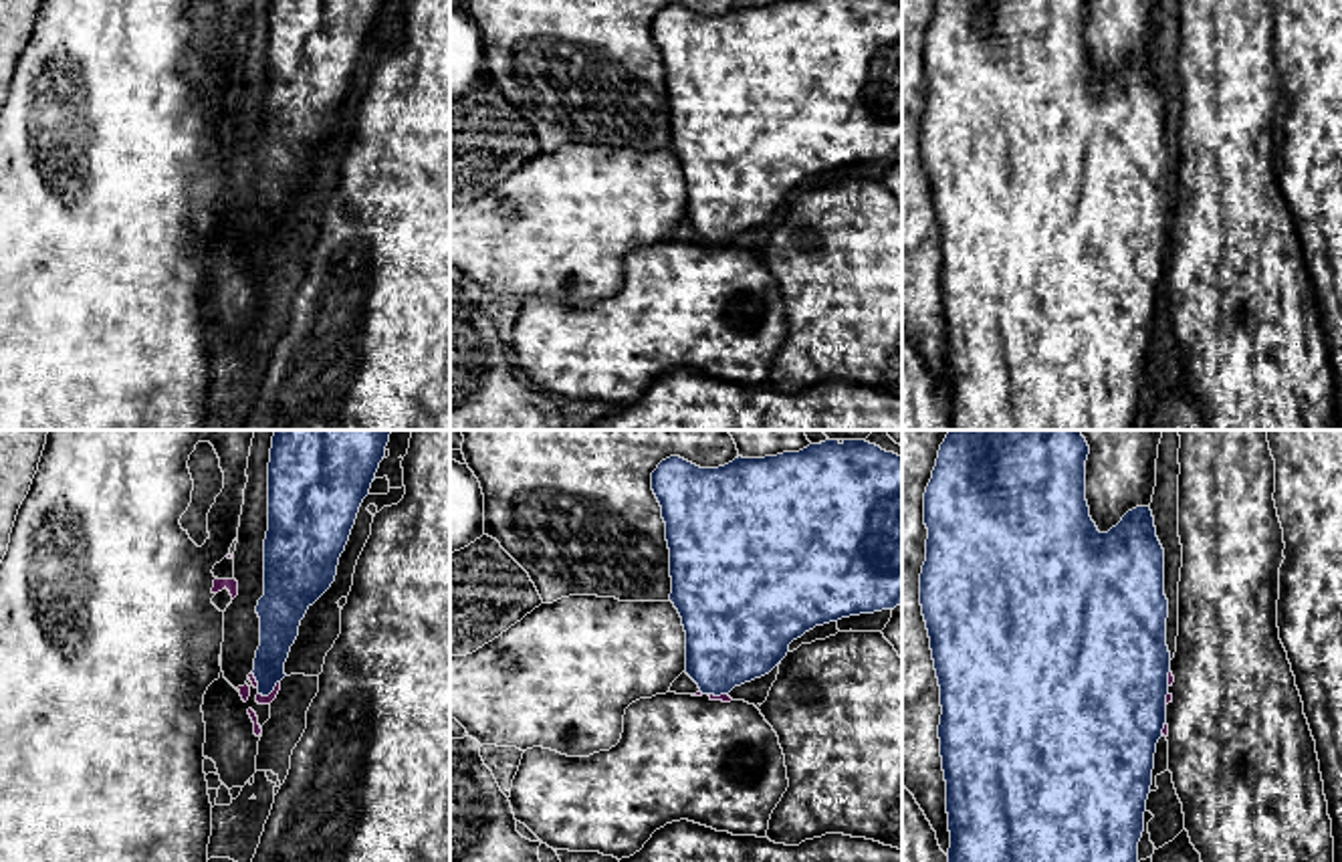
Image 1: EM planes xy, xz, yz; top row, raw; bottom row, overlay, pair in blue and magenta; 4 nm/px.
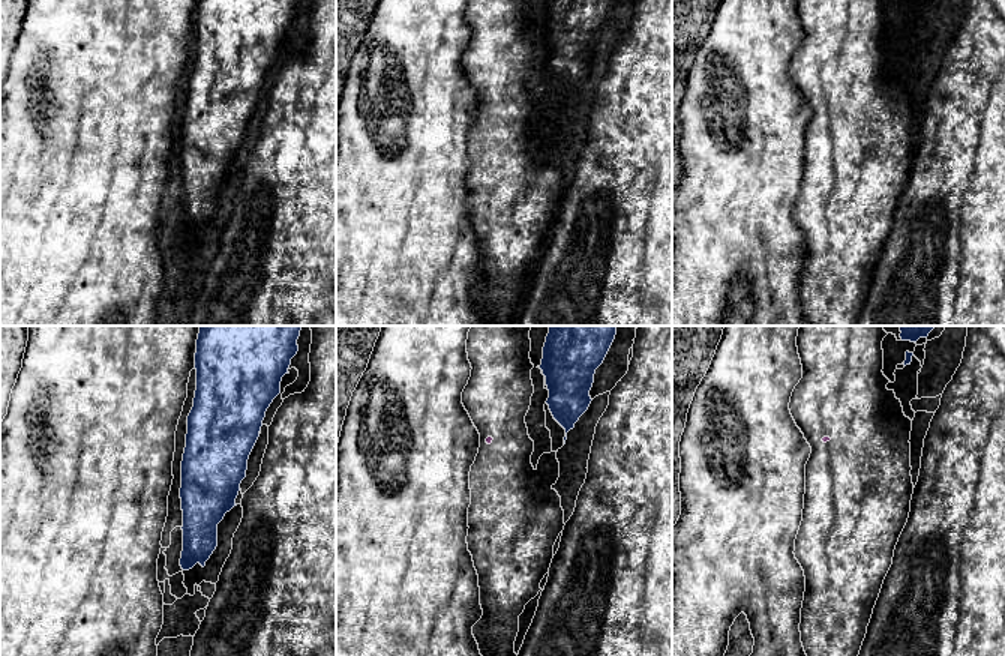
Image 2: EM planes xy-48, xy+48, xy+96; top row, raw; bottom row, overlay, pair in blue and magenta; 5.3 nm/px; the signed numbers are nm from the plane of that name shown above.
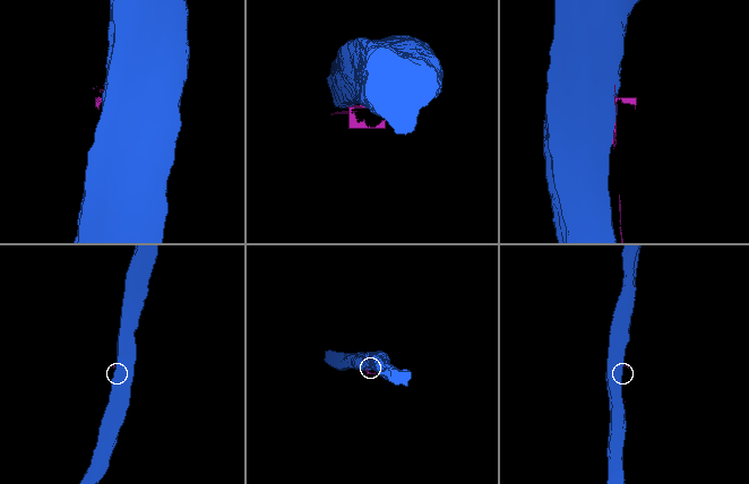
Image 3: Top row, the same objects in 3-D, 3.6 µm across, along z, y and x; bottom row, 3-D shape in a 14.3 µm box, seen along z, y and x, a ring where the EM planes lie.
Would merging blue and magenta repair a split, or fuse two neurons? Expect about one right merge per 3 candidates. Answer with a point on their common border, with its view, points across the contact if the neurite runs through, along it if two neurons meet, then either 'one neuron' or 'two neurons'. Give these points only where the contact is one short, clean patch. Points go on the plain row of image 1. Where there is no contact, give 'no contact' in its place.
xy (269, 241) | along xy (279, 229), (267, 243), (259, 243) | two neurons

